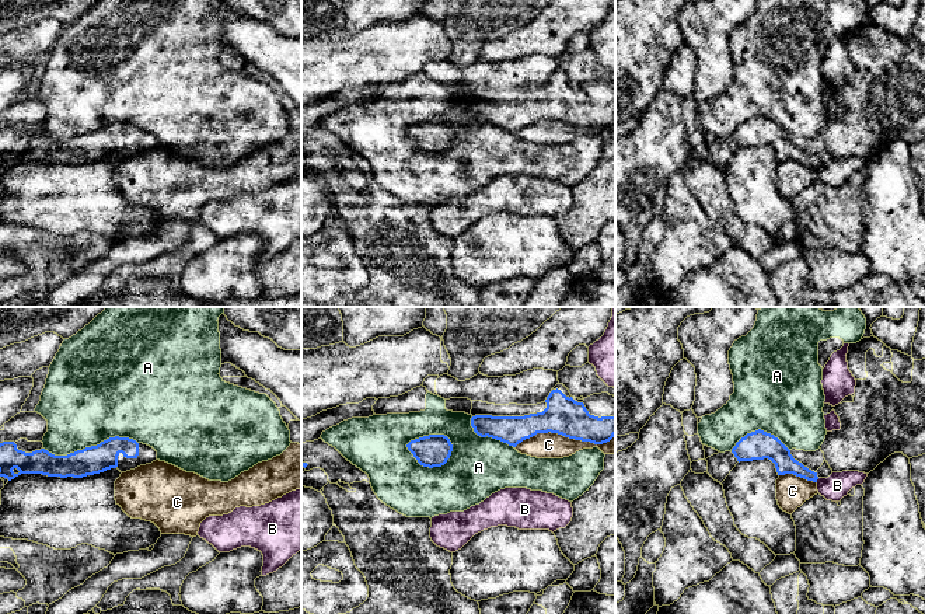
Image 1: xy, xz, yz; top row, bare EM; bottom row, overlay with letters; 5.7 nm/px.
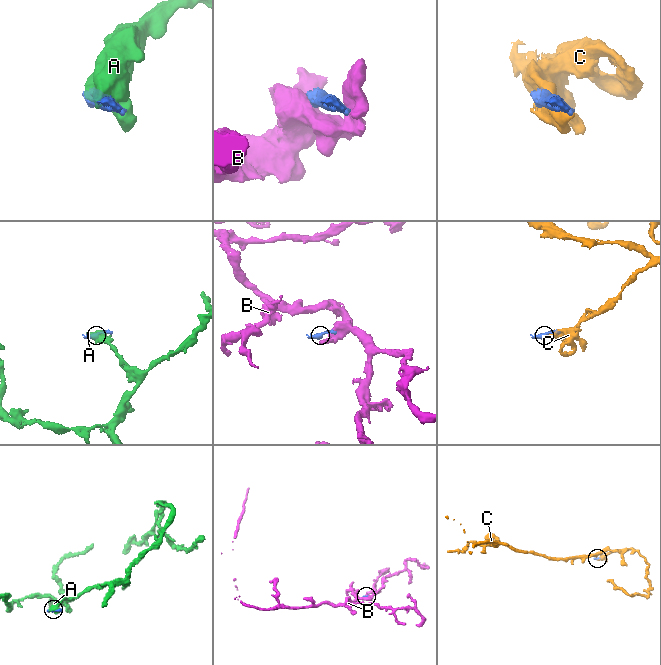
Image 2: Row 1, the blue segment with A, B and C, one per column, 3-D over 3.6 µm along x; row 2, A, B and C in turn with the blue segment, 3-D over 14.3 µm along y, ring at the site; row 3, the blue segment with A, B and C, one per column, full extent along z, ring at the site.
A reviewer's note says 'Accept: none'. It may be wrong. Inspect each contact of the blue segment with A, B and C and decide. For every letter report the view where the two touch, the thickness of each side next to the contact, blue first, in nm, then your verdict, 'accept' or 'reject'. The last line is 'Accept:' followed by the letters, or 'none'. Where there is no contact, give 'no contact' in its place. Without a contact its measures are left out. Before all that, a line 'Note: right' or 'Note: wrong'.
Note: right
A: contact in xz; calibres 190 and 240 nm; reject
B: contact in yz; calibres 120 and 150 nm; reject
C: contact in xz; calibres 220 and 140 nm; reject
Accept: none

